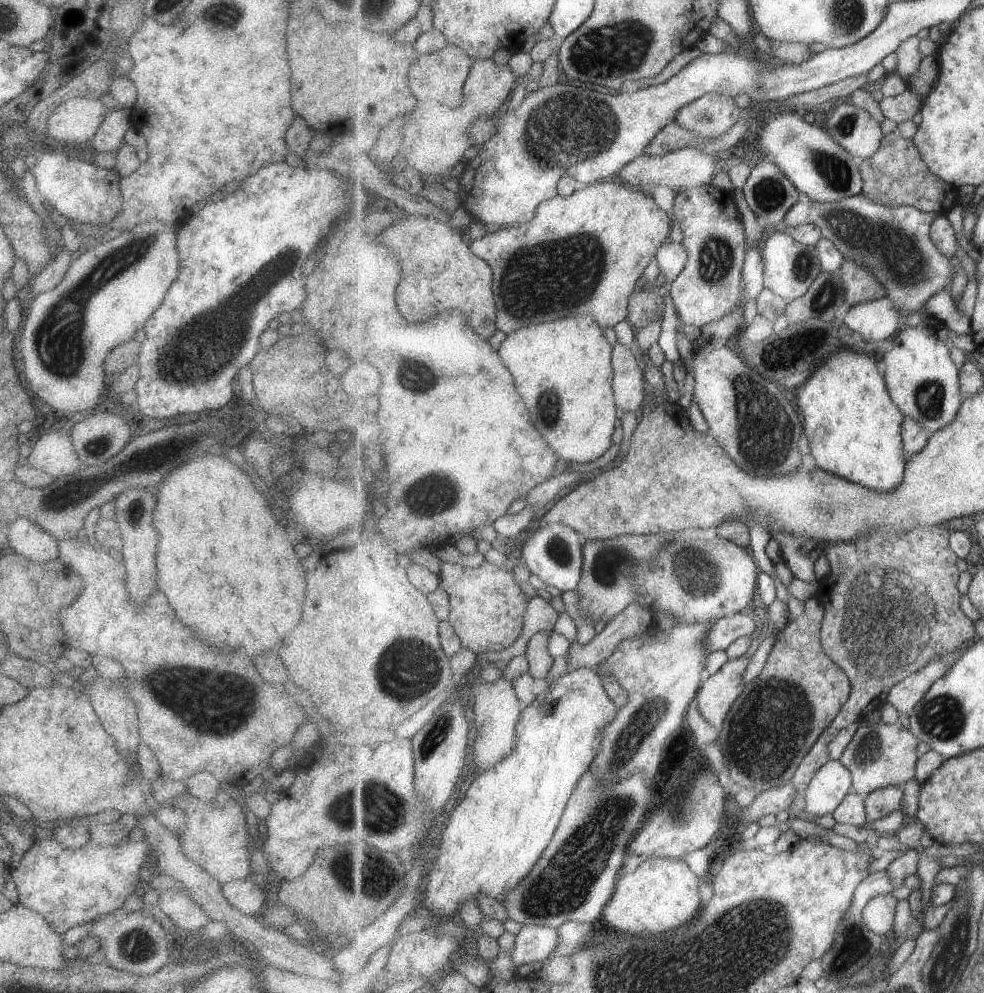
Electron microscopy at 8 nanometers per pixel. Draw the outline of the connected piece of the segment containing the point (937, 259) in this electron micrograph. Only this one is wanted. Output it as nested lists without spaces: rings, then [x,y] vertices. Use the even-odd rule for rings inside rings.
[[[863,193],[851,198],[832,203],[814,201],[809,195],[801,198],[791,207],[783,222],[784,230],[804,224],[814,224],[821,227],[822,236],[832,240],[837,248],[846,256],[865,265],[882,282],[886,296],[892,298],[902,317],[911,312],[921,310],[922,306],[943,289],[948,288],[948,282],[955,273],[955,259],[948,259],[932,239],[932,226],[935,219],[942,214],[935,211],[922,211],[911,205],[892,207],[885,203],[876,203]]]

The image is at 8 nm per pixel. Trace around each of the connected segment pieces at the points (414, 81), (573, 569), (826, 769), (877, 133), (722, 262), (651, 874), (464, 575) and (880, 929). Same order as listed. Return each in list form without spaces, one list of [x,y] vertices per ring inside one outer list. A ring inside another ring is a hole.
[[[451,44],[439,52],[421,55],[408,74],[411,90],[419,100],[433,100],[449,108],[457,108],[463,104],[464,86],[473,65],[474,59],[466,50]]]
[[[551,523],[537,527],[526,540],[522,553],[531,573],[547,585],[555,586],[560,591],[572,591],[580,583],[584,565],[584,542],[574,528],[563,523]]]
[[[840,759],[820,768],[806,792],[806,810],[810,814],[833,814],[849,793],[853,792],[852,771]]]
[[[844,103],[836,109],[826,109],[825,126],[853,155],[864,159],[873,156],[881,146],[883,130],[880,122],[855,104]]]
[[[714,184],[679,190],[675,193],[672,210],[673,220],[681,224],[688,259],[683,272],[674,280],[670,292],[677,314],[682,324],[692,324],[703,328],[713,321],[721,321],[729,313],[744,304],[744,262],[748,242],[744,222],[733,192]]]
[[[664,858],[641,860],[631,873],[619,876],[616,892],[605,907],[602,921],[609,929],[631,934],[661,934],[663,930],[677,928],[691,922],[703,907],[699,898],[699,878],[693,868],[683,861]]]
[[[441,562],[440,579],[451,597],[448,621],[461,637],[463,646],[477,657],[509,648],[520,636],[529,598],[523,594],[512,571],[483,562],[478,567]]]
[[[891,893],[873,897],[863,909],[866,926],[879,936],[892,936],[898,902],[898,898]]]

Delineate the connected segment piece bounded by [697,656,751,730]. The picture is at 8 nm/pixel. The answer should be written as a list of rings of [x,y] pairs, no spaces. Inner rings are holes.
[[[750,656],[727,660],[714,675],[709,677],[697,696],[699,710],[718,730],[725,722],[735,700],[745,690],[746,683],[743,676],[749,662],[751,662]]]

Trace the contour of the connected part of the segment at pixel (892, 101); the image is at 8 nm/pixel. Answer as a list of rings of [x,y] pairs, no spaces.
[[[907,87],[900,95],[885,97],[880,107],[886,118],[898,124],[911,120],[921,110],[924,102],[924,98],[915,89]]]

